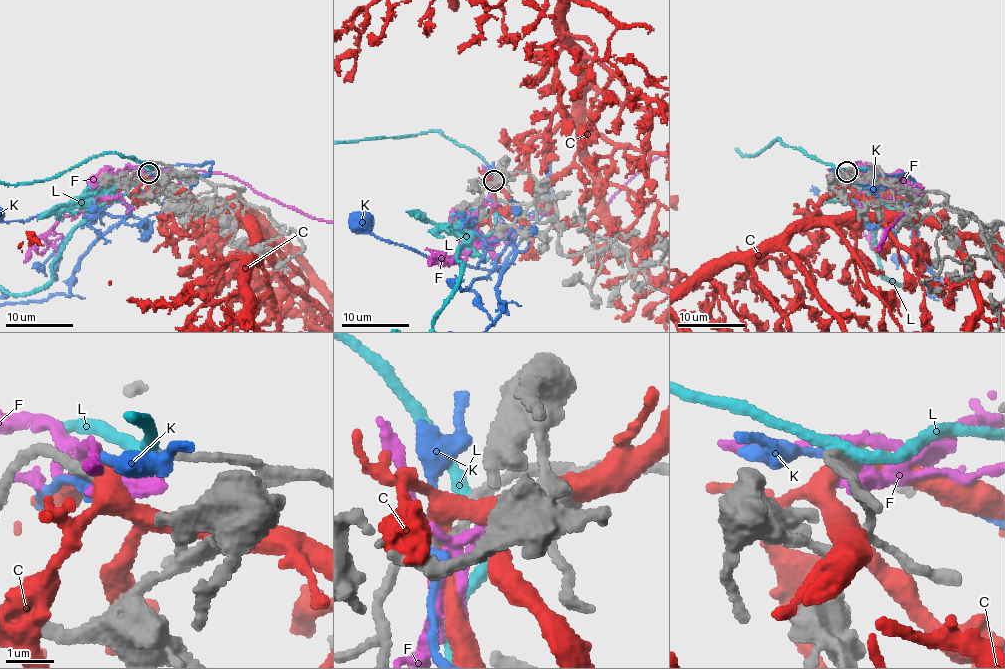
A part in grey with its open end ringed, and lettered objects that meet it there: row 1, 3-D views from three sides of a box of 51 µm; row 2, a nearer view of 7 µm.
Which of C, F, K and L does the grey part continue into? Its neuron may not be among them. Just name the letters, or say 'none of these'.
none of these

